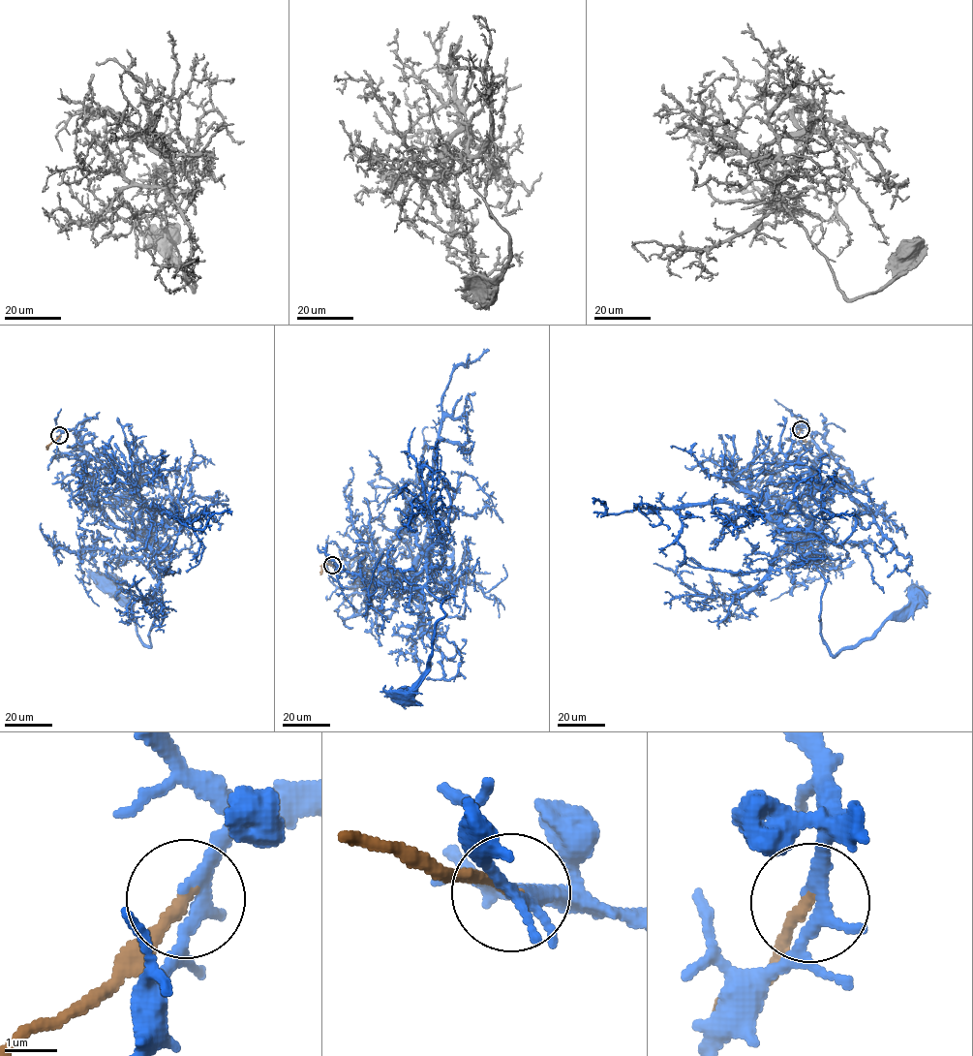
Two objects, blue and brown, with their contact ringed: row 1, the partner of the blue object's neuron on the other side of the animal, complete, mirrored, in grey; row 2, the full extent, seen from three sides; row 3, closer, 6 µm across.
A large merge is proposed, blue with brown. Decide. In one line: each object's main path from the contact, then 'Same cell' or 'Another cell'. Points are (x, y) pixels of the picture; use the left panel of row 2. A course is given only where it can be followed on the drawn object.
Course of blue: (59, 435), (73, 429), (145, 502), (141, 562), (162, 598), (149, 646), (110, 583). Course of brown: (59, 436), (46, 449). Same cell

